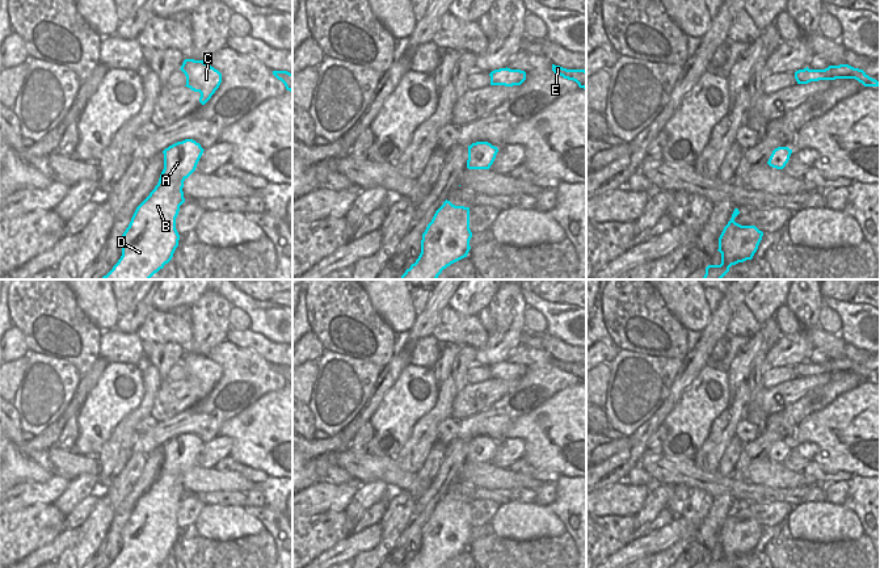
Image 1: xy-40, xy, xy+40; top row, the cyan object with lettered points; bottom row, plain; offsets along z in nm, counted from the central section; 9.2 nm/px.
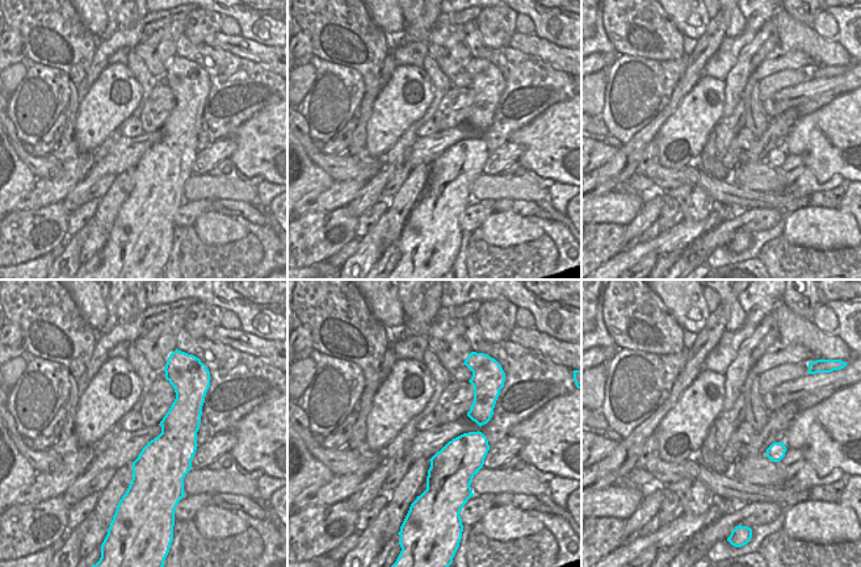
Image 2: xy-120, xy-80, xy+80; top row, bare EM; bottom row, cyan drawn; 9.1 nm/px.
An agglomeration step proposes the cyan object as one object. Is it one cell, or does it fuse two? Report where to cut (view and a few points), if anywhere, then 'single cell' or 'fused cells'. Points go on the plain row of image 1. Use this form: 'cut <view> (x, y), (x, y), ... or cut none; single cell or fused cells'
cut none; single cell

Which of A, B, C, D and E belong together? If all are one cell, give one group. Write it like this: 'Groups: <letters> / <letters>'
Groups: A B C D E

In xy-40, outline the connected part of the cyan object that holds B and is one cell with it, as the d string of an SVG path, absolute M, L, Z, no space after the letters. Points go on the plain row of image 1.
M193 433L177 436L163 445L164 463L159 476L136 501L129 521L121 531L122 550L108 568L155 568L172 554L180 534L176 512L180 500L185 496L184 475L195 464L203 445L201 438Z

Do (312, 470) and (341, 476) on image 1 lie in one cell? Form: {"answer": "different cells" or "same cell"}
{"answer": "same cell"}

